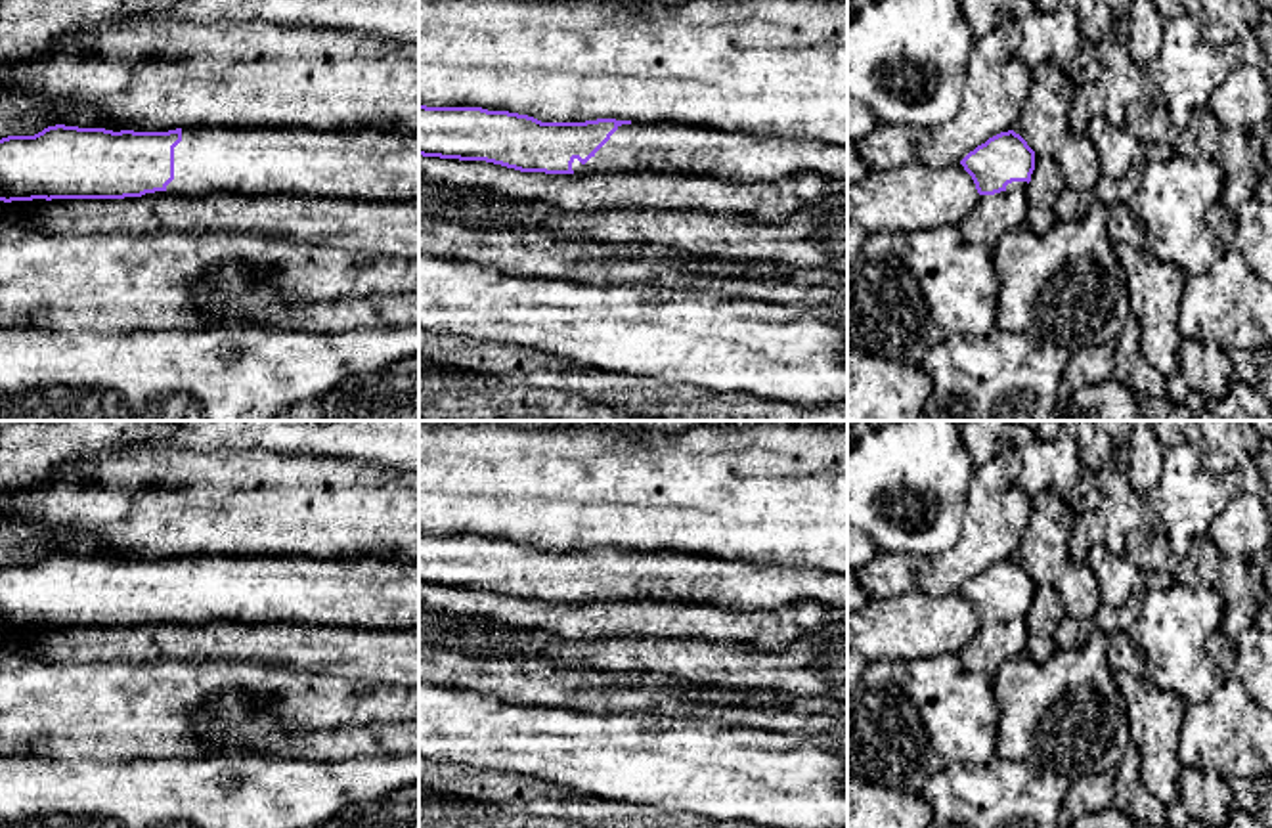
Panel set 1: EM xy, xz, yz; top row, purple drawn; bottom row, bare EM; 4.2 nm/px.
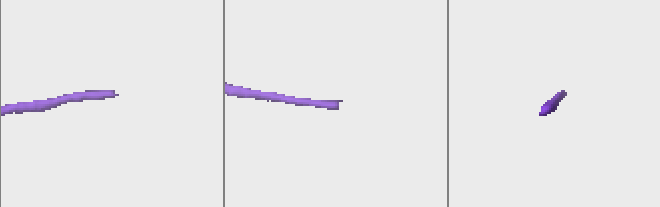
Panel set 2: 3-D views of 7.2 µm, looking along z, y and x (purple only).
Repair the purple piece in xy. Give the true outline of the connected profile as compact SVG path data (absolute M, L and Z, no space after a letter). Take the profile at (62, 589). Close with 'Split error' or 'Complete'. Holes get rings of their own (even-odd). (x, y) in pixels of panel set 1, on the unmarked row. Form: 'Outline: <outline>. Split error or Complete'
Outline: M55 553L34 564L0 568L0 629L124 627L155 620L279 621L419 627L419 562L358 555L312 558L300 555L186 555L134 560Z. Split error

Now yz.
Outline: M1008 558L977 574L960 593L979 623L1025 620L1035 599L1035 579L1020 562Z. Split error

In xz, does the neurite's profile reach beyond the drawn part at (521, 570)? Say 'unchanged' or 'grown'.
grown

